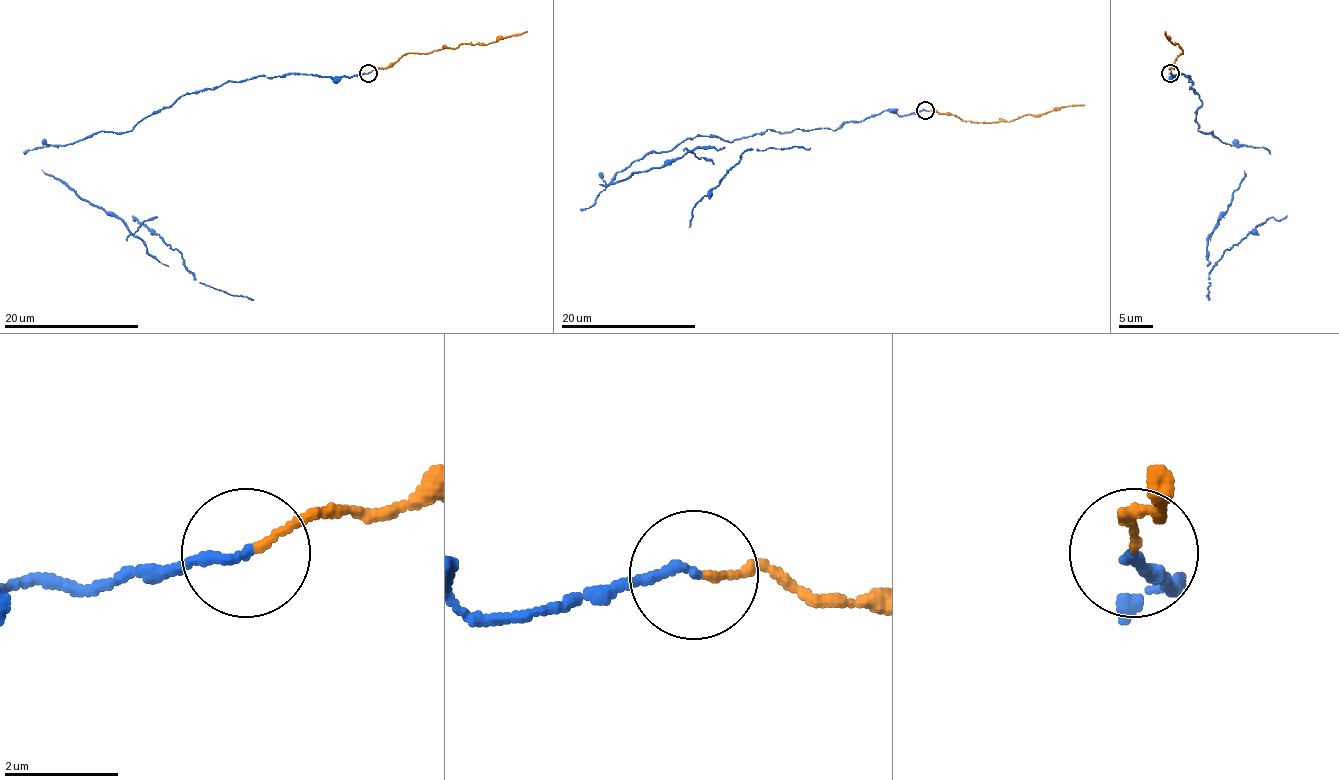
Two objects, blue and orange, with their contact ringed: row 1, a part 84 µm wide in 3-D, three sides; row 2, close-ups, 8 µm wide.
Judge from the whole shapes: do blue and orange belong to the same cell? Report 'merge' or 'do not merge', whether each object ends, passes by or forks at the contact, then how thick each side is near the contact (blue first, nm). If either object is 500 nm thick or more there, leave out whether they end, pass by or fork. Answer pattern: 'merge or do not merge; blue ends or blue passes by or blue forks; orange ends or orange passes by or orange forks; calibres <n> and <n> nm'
do not merge; blue ends; orange ends; calibres 160 and 120 nm

